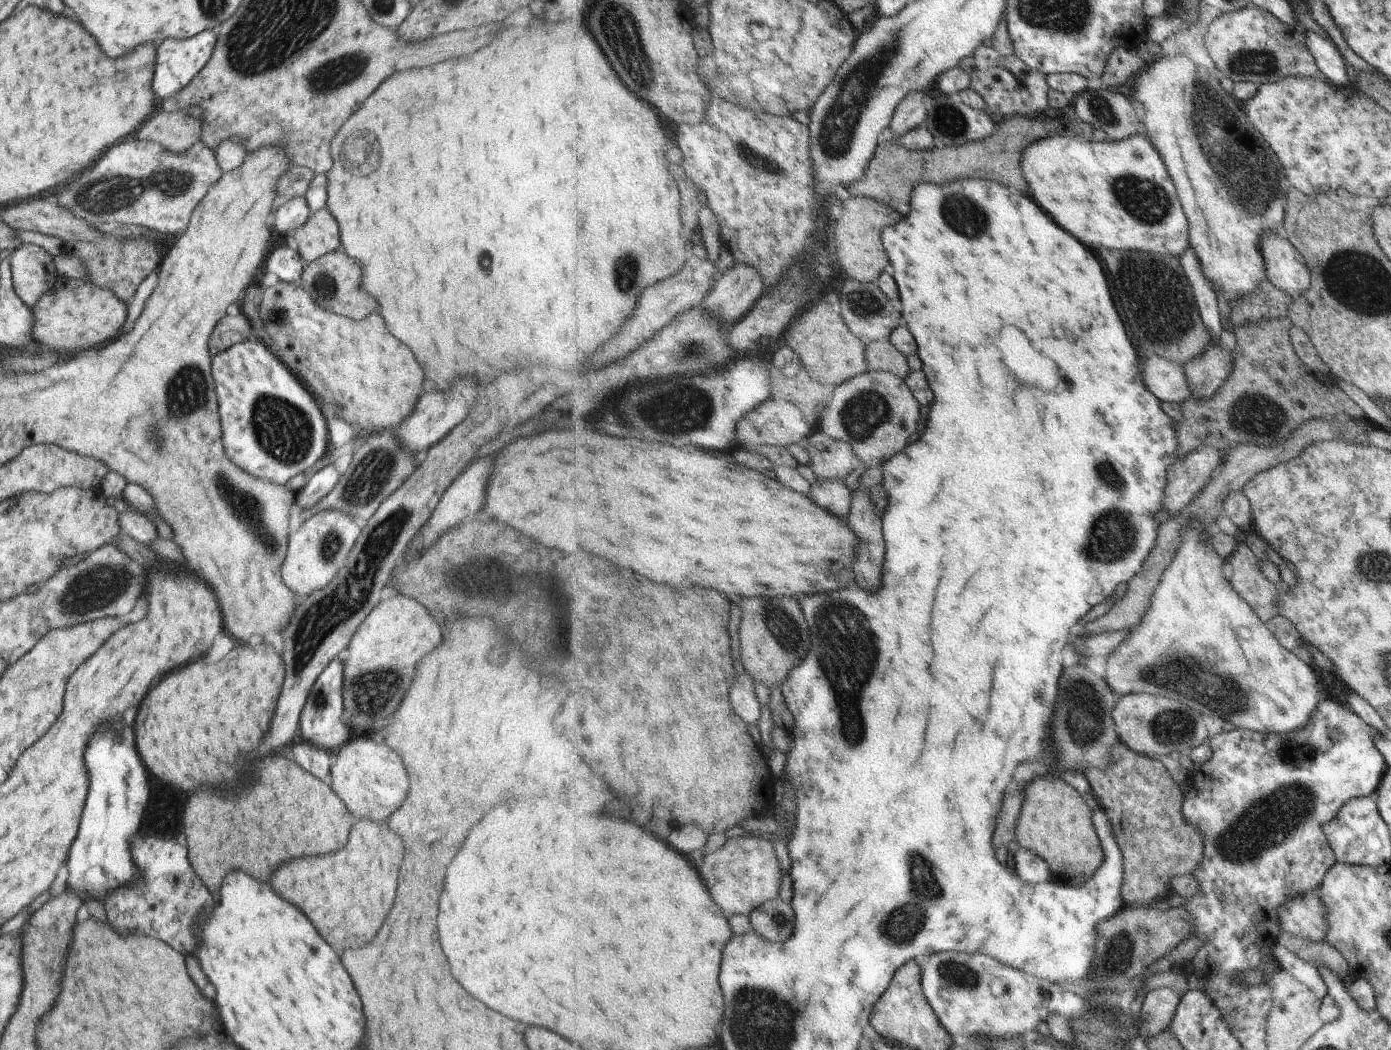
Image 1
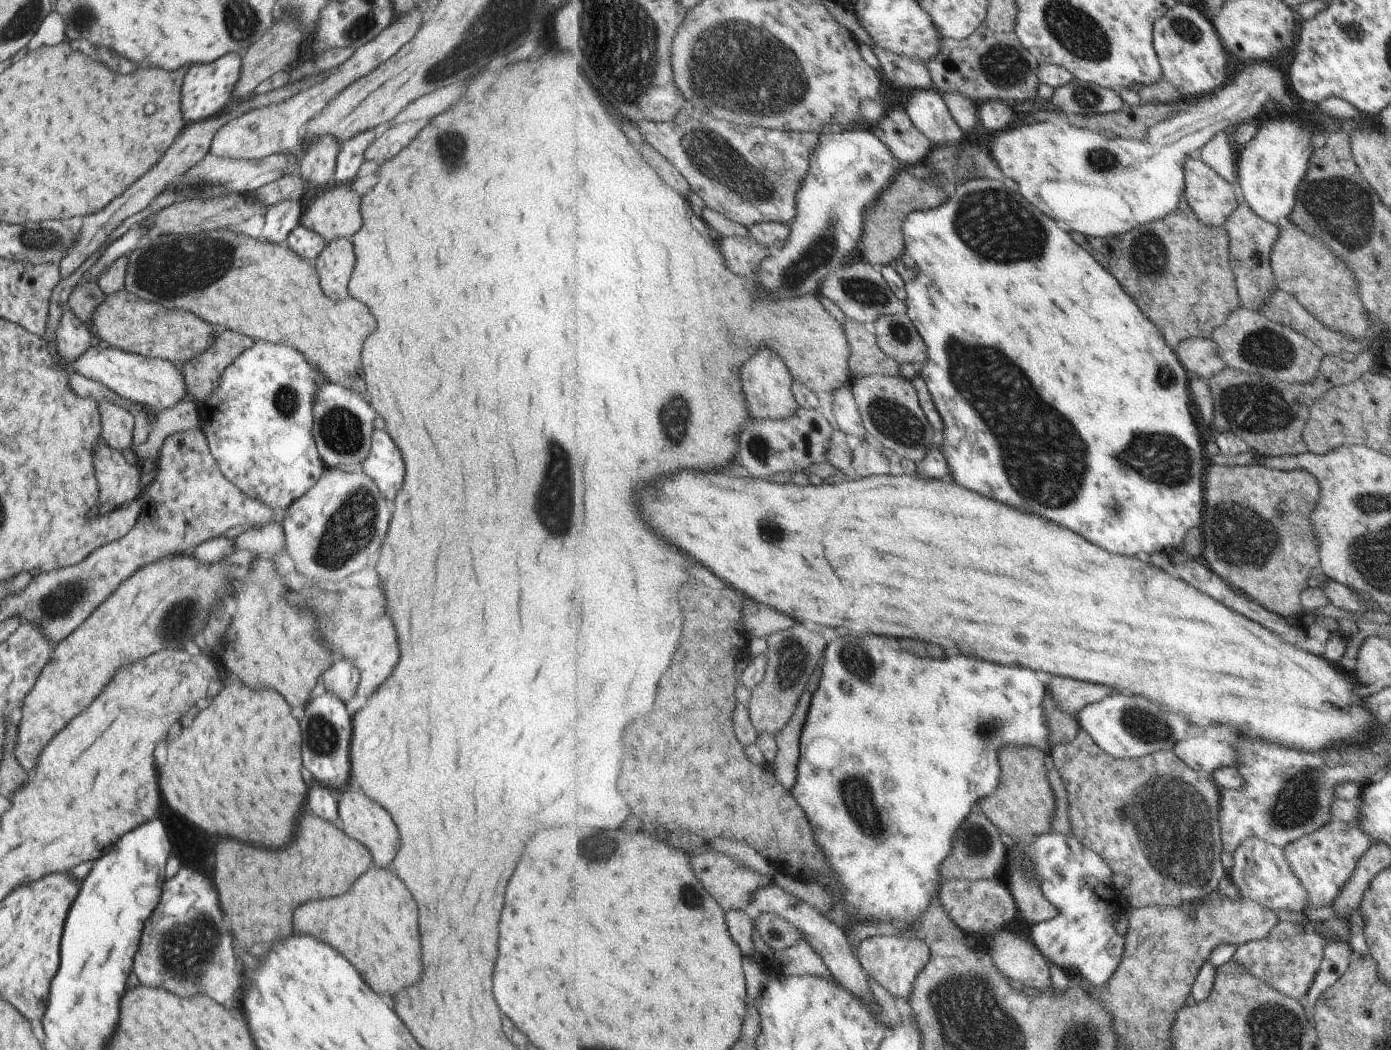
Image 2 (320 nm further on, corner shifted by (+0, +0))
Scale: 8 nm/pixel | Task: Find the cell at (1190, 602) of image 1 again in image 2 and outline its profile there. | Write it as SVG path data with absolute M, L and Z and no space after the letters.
M1045 674L1043 684L1047 684L1047 692L1053 694L1055 704L1063 712L1071 712L1071 714L1078 714L1087 706L1096 704L1106 696L1115 693L1105 686L1093 686L1093 684L1087 684L1087 682L1067 680L1067 678L1051 676L1051 674Z

